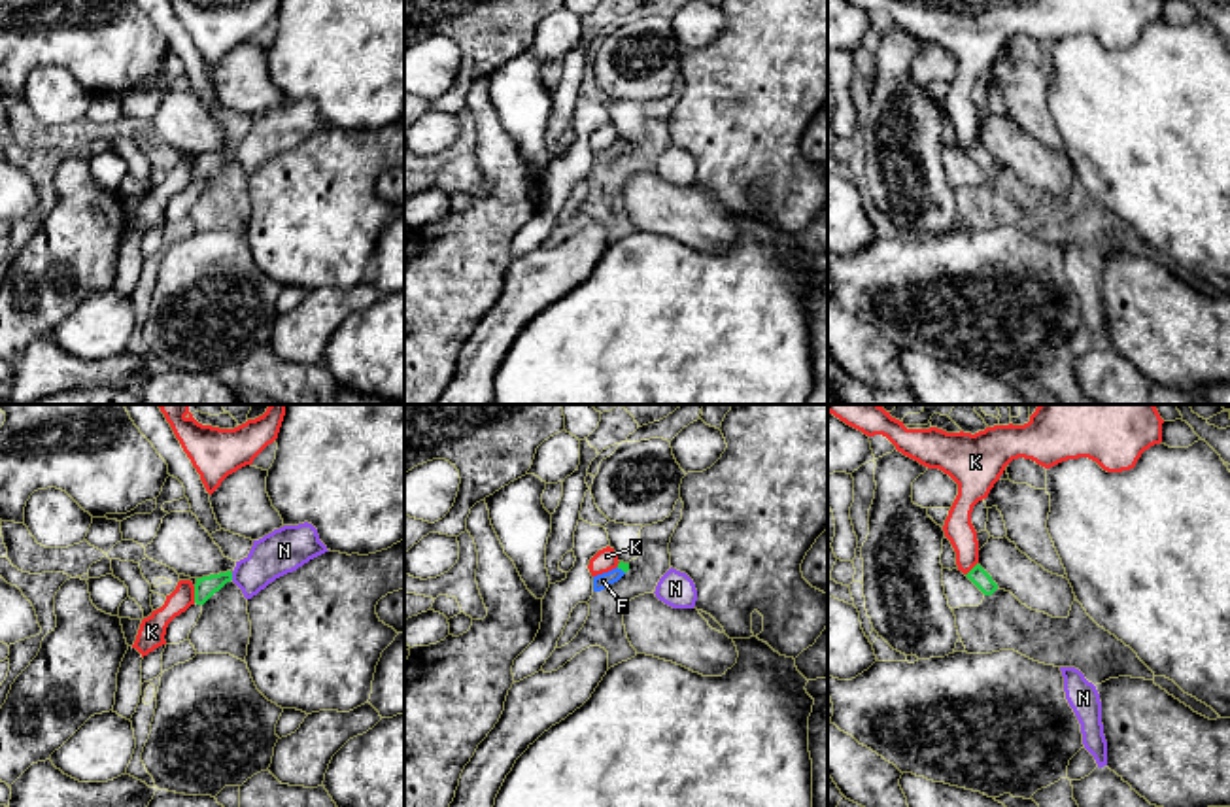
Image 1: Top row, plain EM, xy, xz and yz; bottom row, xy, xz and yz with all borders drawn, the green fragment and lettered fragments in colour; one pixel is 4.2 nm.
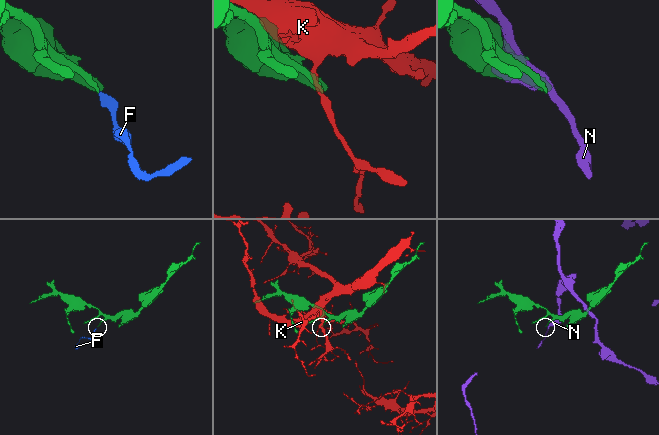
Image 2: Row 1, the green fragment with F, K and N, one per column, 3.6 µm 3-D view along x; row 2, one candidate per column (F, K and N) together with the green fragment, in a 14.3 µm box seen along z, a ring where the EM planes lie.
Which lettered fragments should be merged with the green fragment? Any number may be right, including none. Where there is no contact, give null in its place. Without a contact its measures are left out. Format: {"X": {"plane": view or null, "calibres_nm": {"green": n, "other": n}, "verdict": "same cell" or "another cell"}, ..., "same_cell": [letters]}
{"F": {"plane": "xz", "calibres_nm": {"green": 40, "other": 70}, "verdict": "same cell"}, "K": {"plane": "xy", "calibres_nm": {"green": 90, "other": 120}, "verdict": "another cell"}, "N": {"plane": "xy", "calibres_nm": {"green": 90, "other": 190}, "verdict": "another cell"}, "same_cell": ["F"]}

